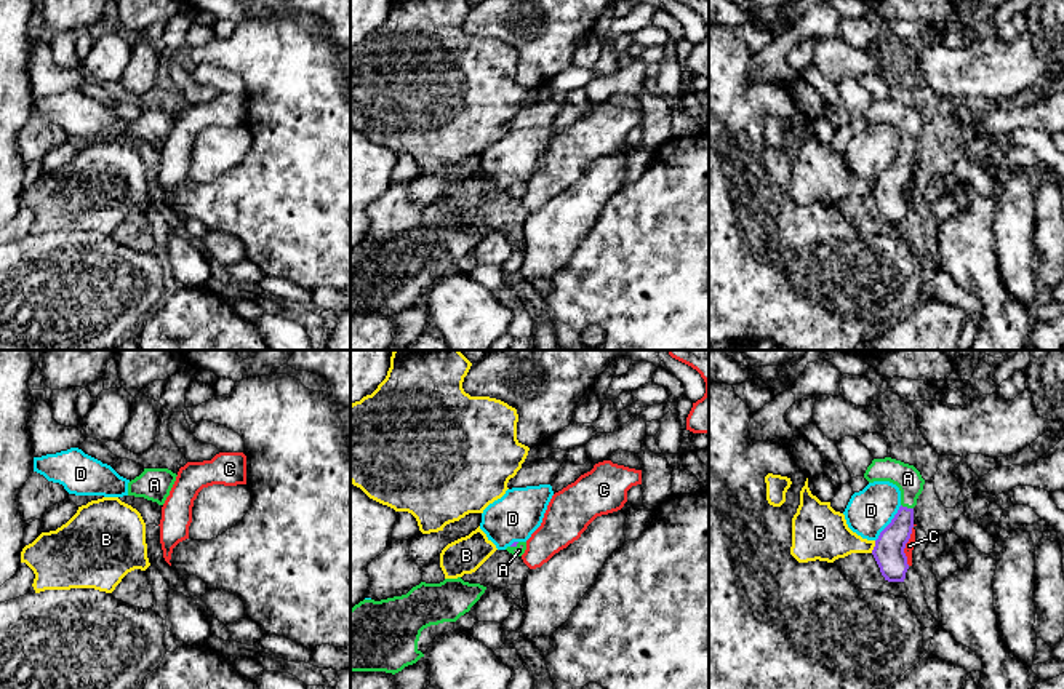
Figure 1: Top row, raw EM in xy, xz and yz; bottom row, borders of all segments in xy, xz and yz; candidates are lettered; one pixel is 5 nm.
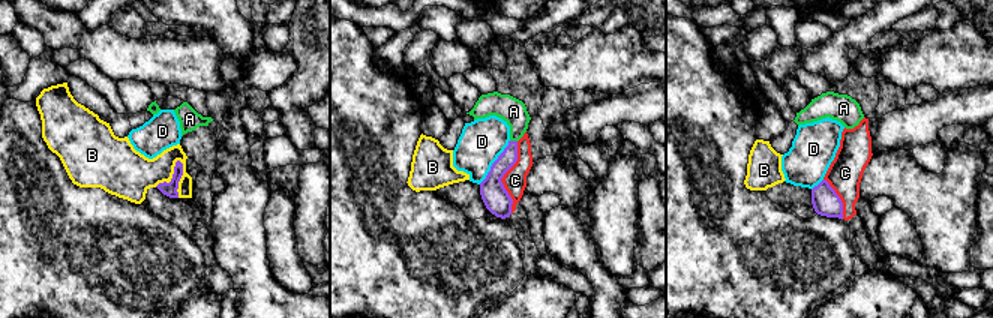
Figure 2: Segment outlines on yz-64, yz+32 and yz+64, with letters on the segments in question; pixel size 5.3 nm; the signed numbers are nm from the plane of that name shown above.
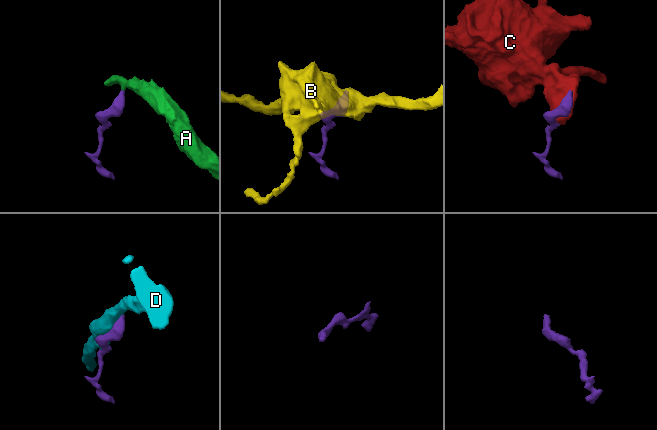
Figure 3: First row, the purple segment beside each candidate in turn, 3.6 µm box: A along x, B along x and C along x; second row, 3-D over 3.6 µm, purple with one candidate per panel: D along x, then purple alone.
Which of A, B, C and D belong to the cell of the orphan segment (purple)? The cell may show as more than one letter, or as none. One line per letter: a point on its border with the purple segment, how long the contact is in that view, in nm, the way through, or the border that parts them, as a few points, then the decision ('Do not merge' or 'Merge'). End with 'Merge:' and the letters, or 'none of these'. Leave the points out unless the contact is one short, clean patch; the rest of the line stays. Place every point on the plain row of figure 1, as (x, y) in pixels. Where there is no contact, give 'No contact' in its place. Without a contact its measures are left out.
A: Touches purple at yz (906, 149). Shared border 70 nm. Path across: yz (888, 194), (903, 165), (906, 149), (908, 120). Merge
B: Touches purple at yz (874, 189). Shared border 70 nm. Boundary: yz (876, 183), (871, 194). Do not merge
C: Touches purple at yz (904, 187). Shared border 220 nm. Do not merge
D: Touches purple at yz (890, 165). Shared border 220 nm. Do not merge
Merge: A

